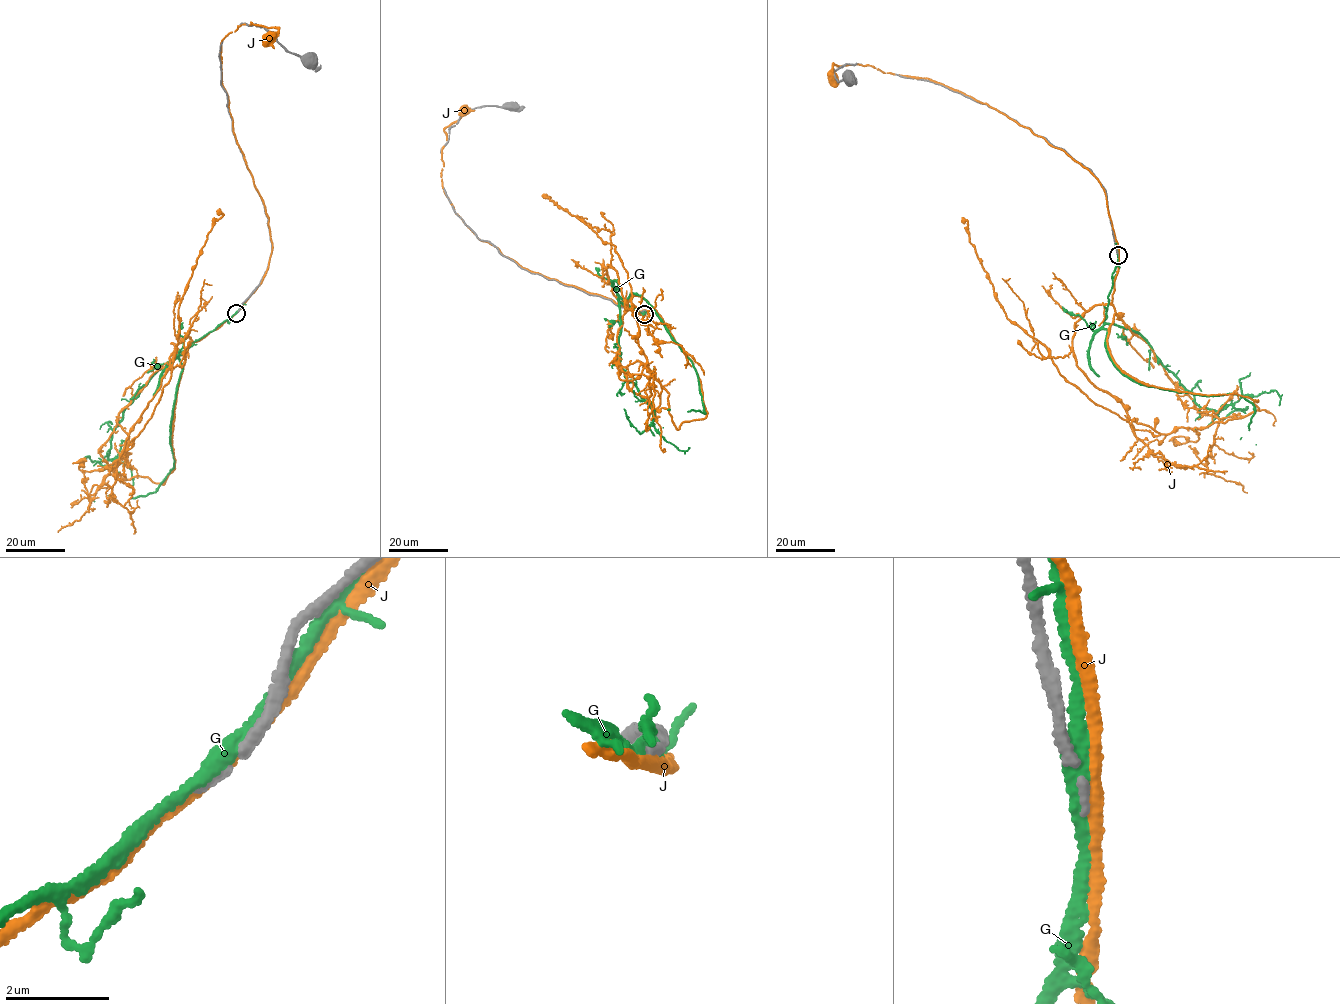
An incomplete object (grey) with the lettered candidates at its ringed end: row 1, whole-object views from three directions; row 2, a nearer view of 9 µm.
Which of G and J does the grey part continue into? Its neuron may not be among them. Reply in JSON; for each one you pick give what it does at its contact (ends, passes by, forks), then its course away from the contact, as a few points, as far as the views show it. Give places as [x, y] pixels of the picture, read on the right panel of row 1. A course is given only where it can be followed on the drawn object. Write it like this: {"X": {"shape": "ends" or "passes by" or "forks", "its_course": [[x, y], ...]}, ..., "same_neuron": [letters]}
{"same_neuron": []}

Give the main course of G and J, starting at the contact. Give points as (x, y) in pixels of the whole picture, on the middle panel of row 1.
G: (645, 314), (618, 300), (636, 292), (660, 320), (671, 339), (691, 360), (705, 412), (668, 409), (663, 427)
J: (644, 315), (646, 310), (533, 273), (478, 237), (454, 212), (443, 190), (441, 149), (444, 130), (463, 109)

